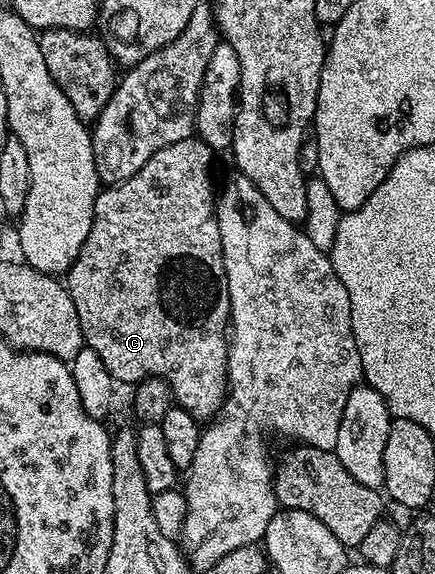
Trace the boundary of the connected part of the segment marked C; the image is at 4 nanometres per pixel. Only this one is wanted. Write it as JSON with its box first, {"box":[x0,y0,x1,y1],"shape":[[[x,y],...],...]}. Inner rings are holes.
{"box":[66,135,232,419],"shape":[[[193,135],[178,143],[170,143],[170,147],[162,147],[158,155],[150,155],[150,159],[146,159],[146,167],[130,175],[130,179],[126,179],[121,185],[101,188],[94,203],[94,219],[90,227],[90,235],[86,235],[86,243],[82,243],[82,251],[78,251],[78,259],[74,259],[66,274],[68,294],[70,299],[74,299],[74,307],[78,311],[78,323],[82,327],[85,346],[98,351],[98,359],[106,363],[106,371],[110,371],[113,382],[135,383],[147,377],[162,379],[170,383],[173,402],[179,408],[190,411],[190,415],[198,419],[215,417],[224,406],[224,398],[228,395],[228,335],[232,308],[222,255],[222,239],[216,218],[218,189],[217,186],[212,186],[212,157],[214,150],[205,141]]]}

